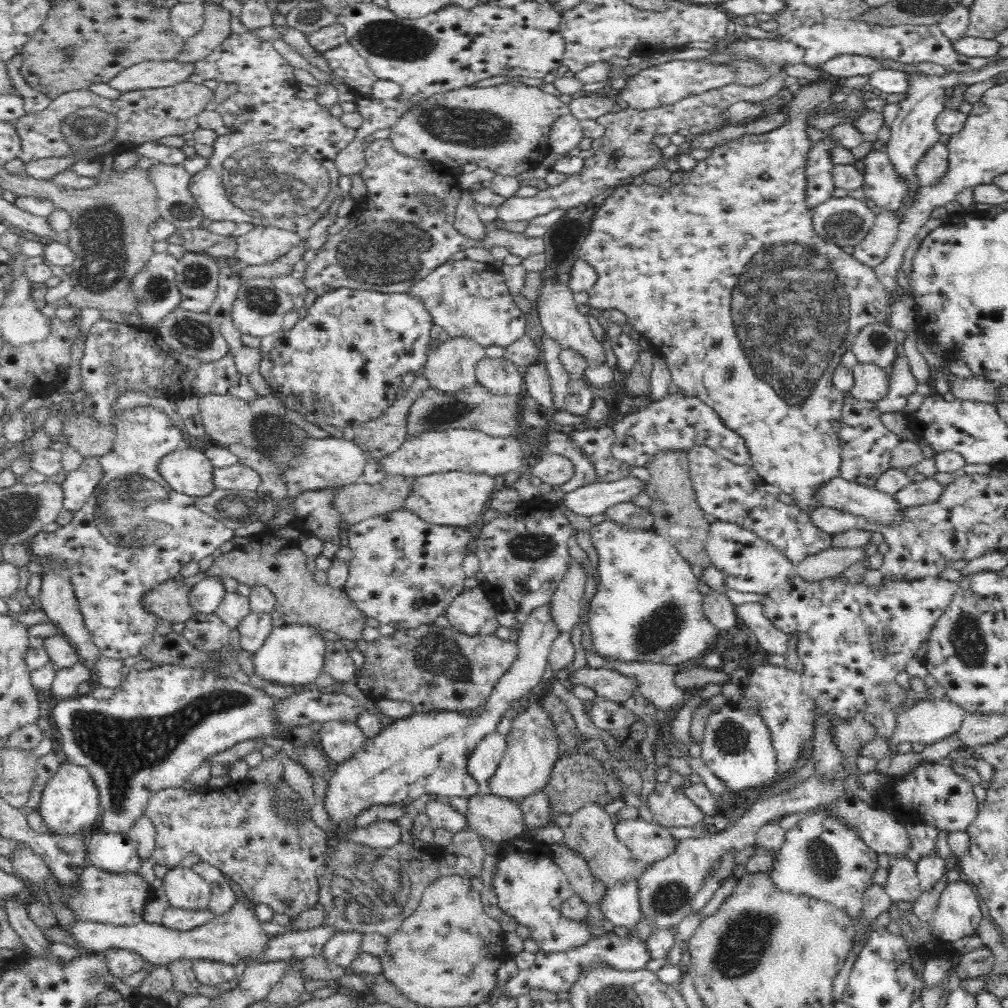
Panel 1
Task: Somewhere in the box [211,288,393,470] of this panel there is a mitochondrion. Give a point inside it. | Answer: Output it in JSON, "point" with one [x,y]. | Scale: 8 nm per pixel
{"point":[269,430]}

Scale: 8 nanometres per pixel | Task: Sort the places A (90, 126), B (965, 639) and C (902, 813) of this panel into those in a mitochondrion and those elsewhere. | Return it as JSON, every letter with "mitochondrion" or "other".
{"A":"mitochondrion","B":"mitochondrion","C":"other"}

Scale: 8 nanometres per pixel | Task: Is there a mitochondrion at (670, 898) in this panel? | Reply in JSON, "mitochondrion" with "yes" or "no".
{"mitochondrion":"yes"}

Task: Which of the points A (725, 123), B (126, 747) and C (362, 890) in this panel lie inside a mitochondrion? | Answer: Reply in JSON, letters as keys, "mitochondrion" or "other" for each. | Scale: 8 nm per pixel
{"A":"other","B":"mitochondrion","C":"mitochondrion"}

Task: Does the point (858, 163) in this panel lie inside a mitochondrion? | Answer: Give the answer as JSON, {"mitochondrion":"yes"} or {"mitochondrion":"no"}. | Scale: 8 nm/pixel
{"mitochondrion":"no"}

